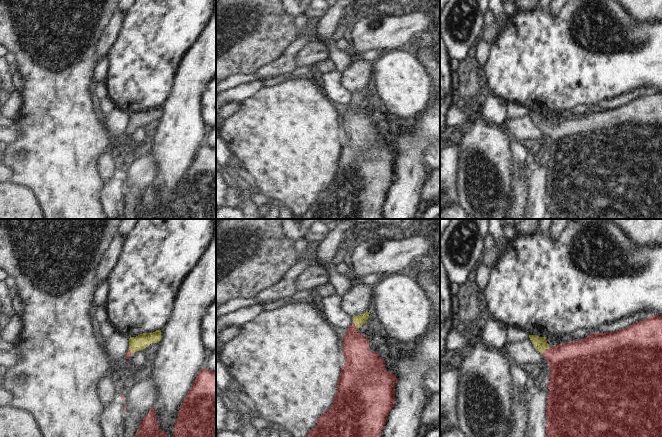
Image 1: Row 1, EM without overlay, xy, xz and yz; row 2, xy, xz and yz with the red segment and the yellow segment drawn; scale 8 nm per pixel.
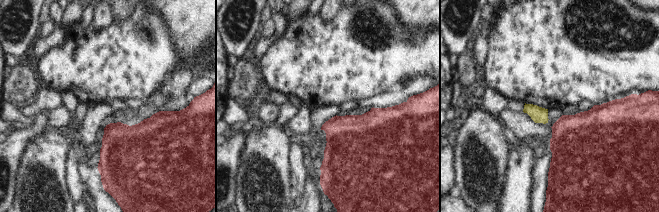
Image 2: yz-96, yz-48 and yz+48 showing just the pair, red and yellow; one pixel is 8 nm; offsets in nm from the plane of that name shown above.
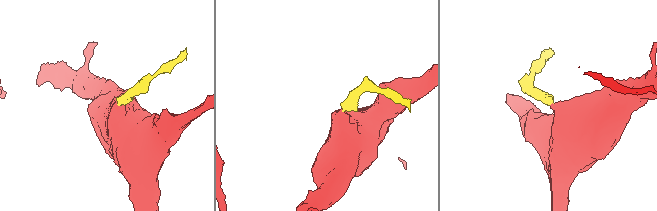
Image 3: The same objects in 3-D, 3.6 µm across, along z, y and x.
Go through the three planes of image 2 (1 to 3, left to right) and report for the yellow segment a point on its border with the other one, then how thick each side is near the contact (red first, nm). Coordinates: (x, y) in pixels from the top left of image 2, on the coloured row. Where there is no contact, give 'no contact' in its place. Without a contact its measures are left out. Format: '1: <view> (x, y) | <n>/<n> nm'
1: no contact
2: no contact
3: no contact

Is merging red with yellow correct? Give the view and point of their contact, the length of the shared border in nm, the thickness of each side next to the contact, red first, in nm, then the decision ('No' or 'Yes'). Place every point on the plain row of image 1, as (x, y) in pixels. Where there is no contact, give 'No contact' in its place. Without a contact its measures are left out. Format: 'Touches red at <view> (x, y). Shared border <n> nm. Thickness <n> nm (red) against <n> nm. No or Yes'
Touches red at yz (547, 125). Shared border 80 nm. Thickness 380 nm (red) against 110 nm. Yes

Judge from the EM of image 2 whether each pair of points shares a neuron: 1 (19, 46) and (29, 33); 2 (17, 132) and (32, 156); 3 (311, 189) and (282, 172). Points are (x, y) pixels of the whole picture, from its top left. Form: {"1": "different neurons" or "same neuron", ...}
{"1": "same neuron", "2": "different neurons", "3": "different neurons"}

